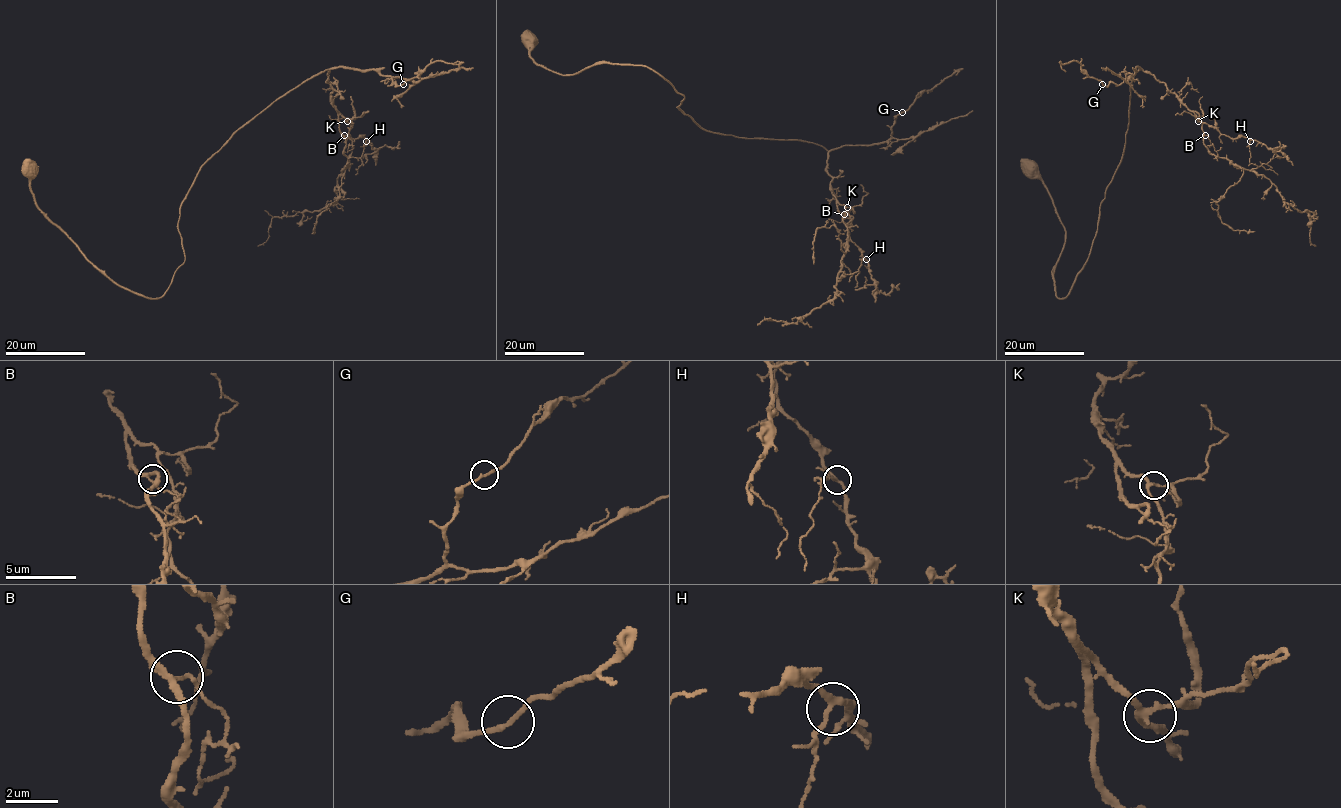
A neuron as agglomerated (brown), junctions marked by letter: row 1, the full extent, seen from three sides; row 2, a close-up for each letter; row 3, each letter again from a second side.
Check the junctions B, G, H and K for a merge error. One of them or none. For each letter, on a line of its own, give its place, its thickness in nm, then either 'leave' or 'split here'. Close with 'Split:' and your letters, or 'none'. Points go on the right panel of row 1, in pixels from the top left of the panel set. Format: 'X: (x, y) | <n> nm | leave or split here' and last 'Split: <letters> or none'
B: (1205, 135) | 200 nm | leave
G: (1102, 84) | 190 nm | leave
H: (1250, 141) | 200 nm | leave
K: (1198, 121) | 200 nm | leave
Split: none

